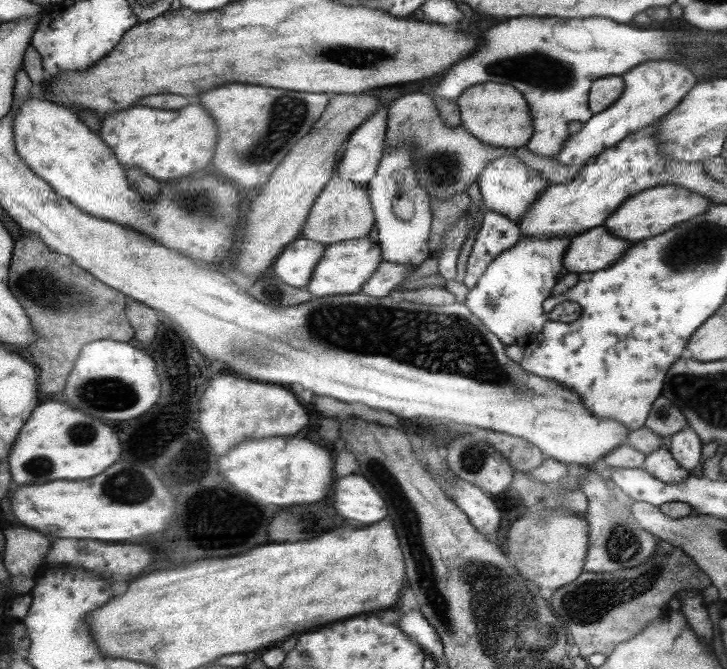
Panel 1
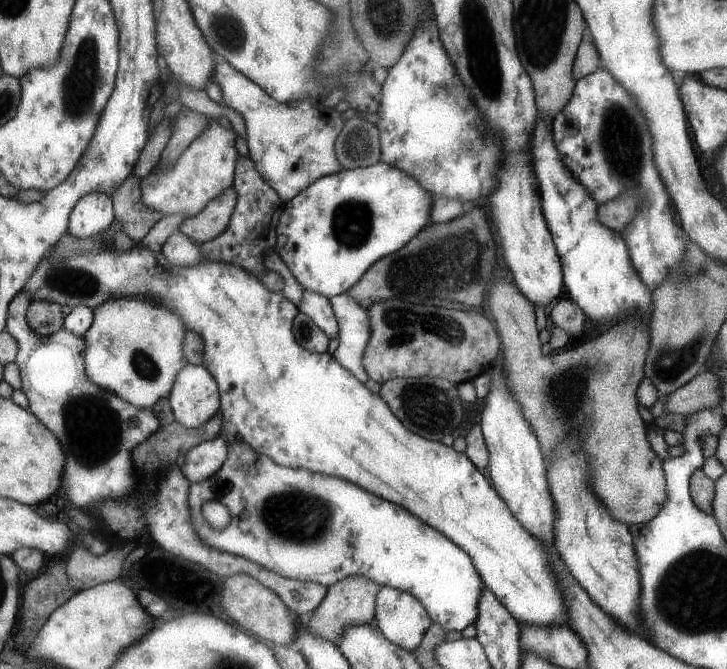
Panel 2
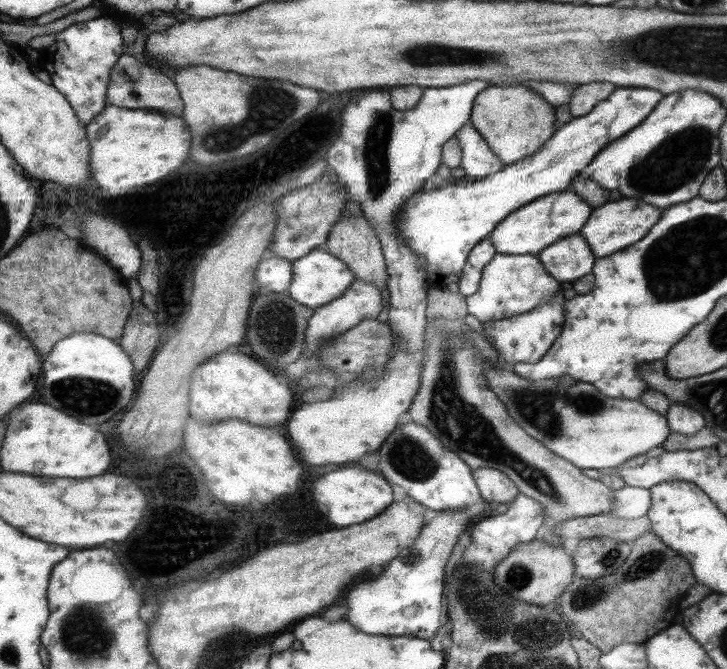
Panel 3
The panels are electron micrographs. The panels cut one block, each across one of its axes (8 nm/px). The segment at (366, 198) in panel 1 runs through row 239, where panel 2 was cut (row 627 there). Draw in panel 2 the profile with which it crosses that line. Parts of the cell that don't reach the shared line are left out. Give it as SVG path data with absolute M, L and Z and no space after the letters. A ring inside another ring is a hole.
M362 574L346 576L346 578L330 585L327 587L327 596L323 598L323 602L320 602L320 605L316 606L316 609L308 617L310 632L316 638L332 642L338 647L348 628L369 624L375 618L376 595L379 593L380 587L380 584L364 578Z

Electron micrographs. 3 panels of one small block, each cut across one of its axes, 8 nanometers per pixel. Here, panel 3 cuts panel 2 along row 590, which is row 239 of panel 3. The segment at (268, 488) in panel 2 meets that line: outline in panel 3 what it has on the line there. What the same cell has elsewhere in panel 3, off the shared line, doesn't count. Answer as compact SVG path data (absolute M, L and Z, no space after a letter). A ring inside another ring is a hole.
M618 88L610 98L600 102L587 115L573 117L571 121L558 128L545 146L528 158L508 165L504 170L488 175L487 178L470 179L459 174L459 178L452 185L436 190L421 190L419 194L413 196L407 204L404 204L401 214L397 217L397 227L401 239L406 241L421 258L423 262L421 270L427 272L428 282L446 287L453 282L457 283L463 274L464 267L467 266L467 258L471 250L486 239L511 212L518 211L520 207L544 195L568 190L575 175L584 171L592 160L595 160L595 156L604 152L612 142L638 127L655 110L663 97L664 94L656 89Z

